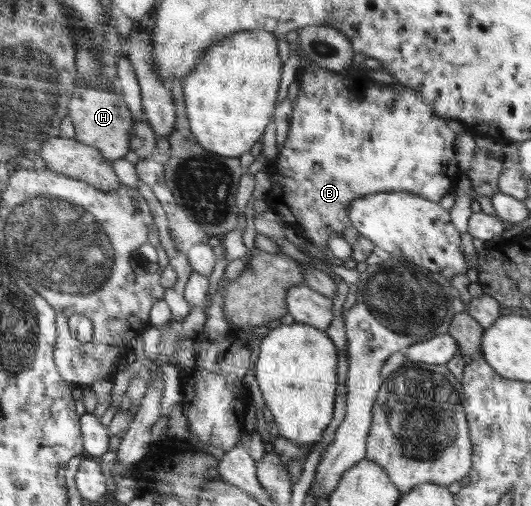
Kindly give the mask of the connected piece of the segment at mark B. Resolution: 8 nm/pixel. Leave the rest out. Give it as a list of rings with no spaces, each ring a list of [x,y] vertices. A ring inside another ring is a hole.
[[[307,62],[304,64],[304,68],[300,69],[298,74],[298,96],[296,96],[296,99],[292,103],[293,114],[289,123],[288,136],[282,150],[280,150],[278,156],[272,161],[270,167],[267,168],[267,171],[270,172],[272,182],[267,197],[267,201],[271,205],[271,211],[274,211],[277,216],[280,216],[300,237],[308,239],[311,242],[310,247],[318,251],[320,256],[327,253],[326,244],[329,239],[342,235],[342,231],[351,226],[348,211],[353,199],[363,198],[368,194],[377,194],[380,192],[408,192],[438,202],[439,199],[442,199],[443,195],[453,191],[455,182],[462,174],[455,154],[455,139],[457,135],[446,124],[447,119],[438,117],[435,111],[429,105],[426,105],[420,96],[418,97],[416,91],[406,89],[402,85],[384,85],[380,89],[382,95],[366,95],[364,93],[362,101],[358,101],[358,107],[356,107],[356,103],[350,101],[350,93],[342,93],[340,91],[340,83],[342,81],[338,81],[338,79],[342,79],[342,73],[324,67],[318,67],[313,62]]]

